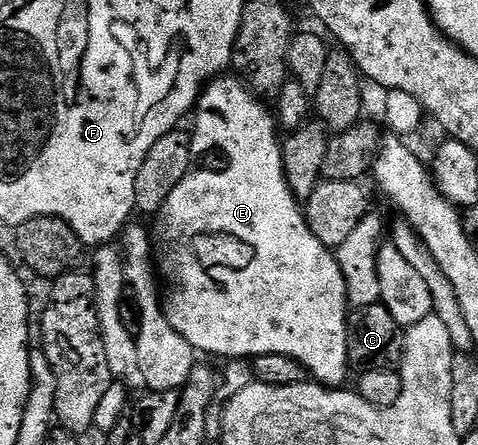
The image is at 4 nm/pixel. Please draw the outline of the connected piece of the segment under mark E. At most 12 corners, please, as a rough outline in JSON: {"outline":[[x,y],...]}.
{"outline":[[204,89],[154,219],[169,324],[223,360],[349,371],[345,276],[289,188],[277,118]]}

